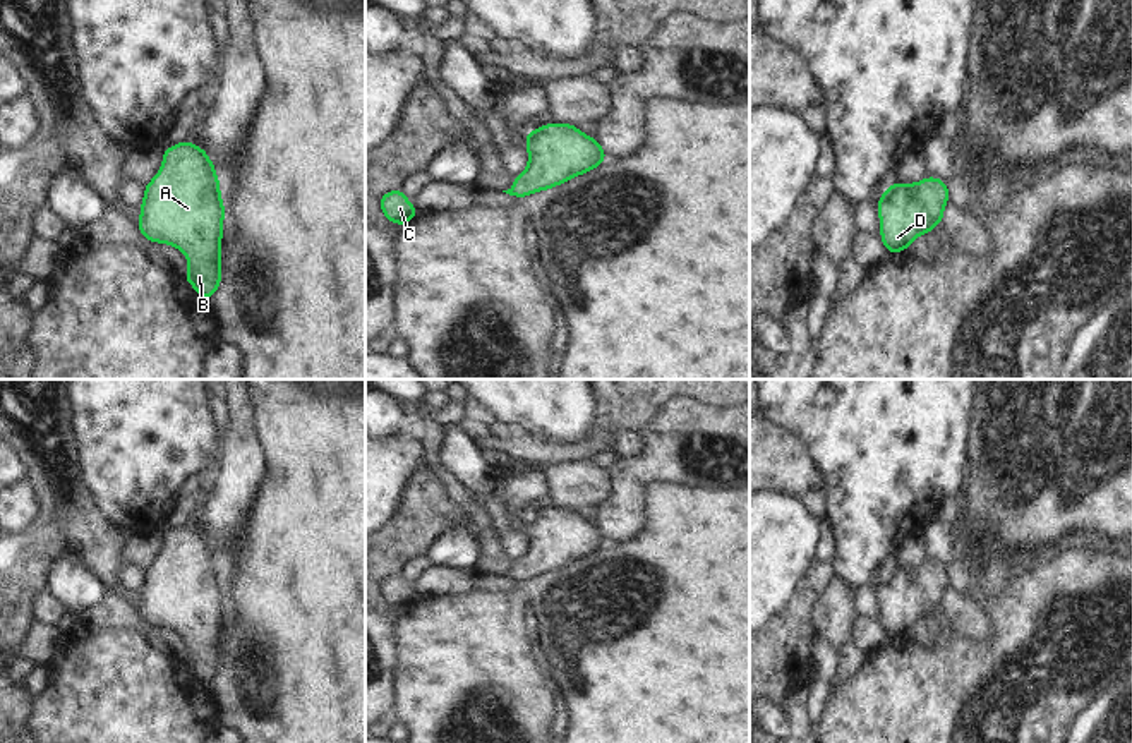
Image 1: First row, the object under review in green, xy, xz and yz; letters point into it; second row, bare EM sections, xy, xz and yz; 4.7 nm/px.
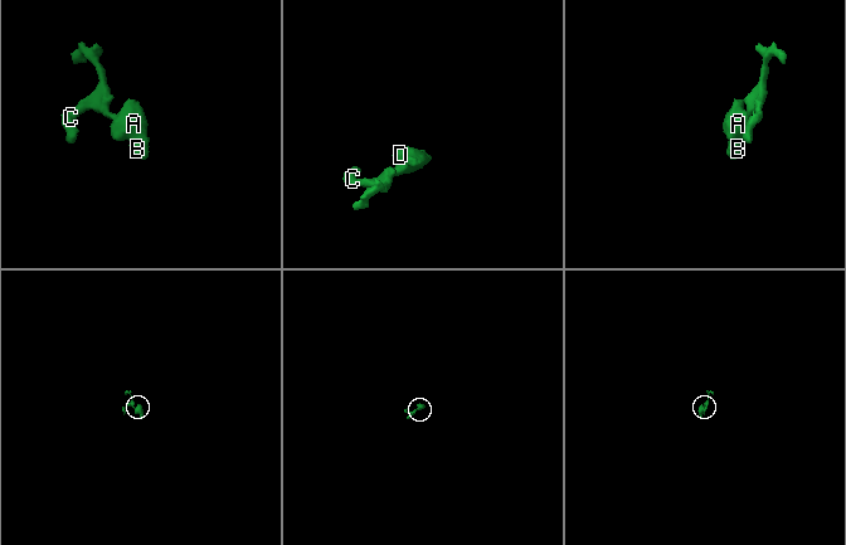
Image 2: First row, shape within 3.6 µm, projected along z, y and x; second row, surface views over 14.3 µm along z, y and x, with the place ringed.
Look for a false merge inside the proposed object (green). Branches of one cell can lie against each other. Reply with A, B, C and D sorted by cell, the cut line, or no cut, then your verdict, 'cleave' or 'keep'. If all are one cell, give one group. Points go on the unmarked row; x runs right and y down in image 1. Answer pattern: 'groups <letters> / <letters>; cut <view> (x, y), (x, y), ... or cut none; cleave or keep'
groups A B C D; cut none; keep

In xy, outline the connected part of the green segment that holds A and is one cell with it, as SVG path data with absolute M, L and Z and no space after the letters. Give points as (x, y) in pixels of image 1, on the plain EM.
M192 525L166 532L161 554L144 570L144 587L139 594L137 613L142 623L172 628L184 637L190 652L182 661L201 681L209 685L221 666L221 619L226 594L221 585L214 547L208 542L206 534L202 530L196 532Z

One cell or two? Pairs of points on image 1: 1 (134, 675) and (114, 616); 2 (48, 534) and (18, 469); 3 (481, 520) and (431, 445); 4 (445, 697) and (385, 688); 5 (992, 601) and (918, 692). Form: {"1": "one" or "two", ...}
{"1": "two", "2": "two", "3": "one", "4": "two", "5": "one"}

